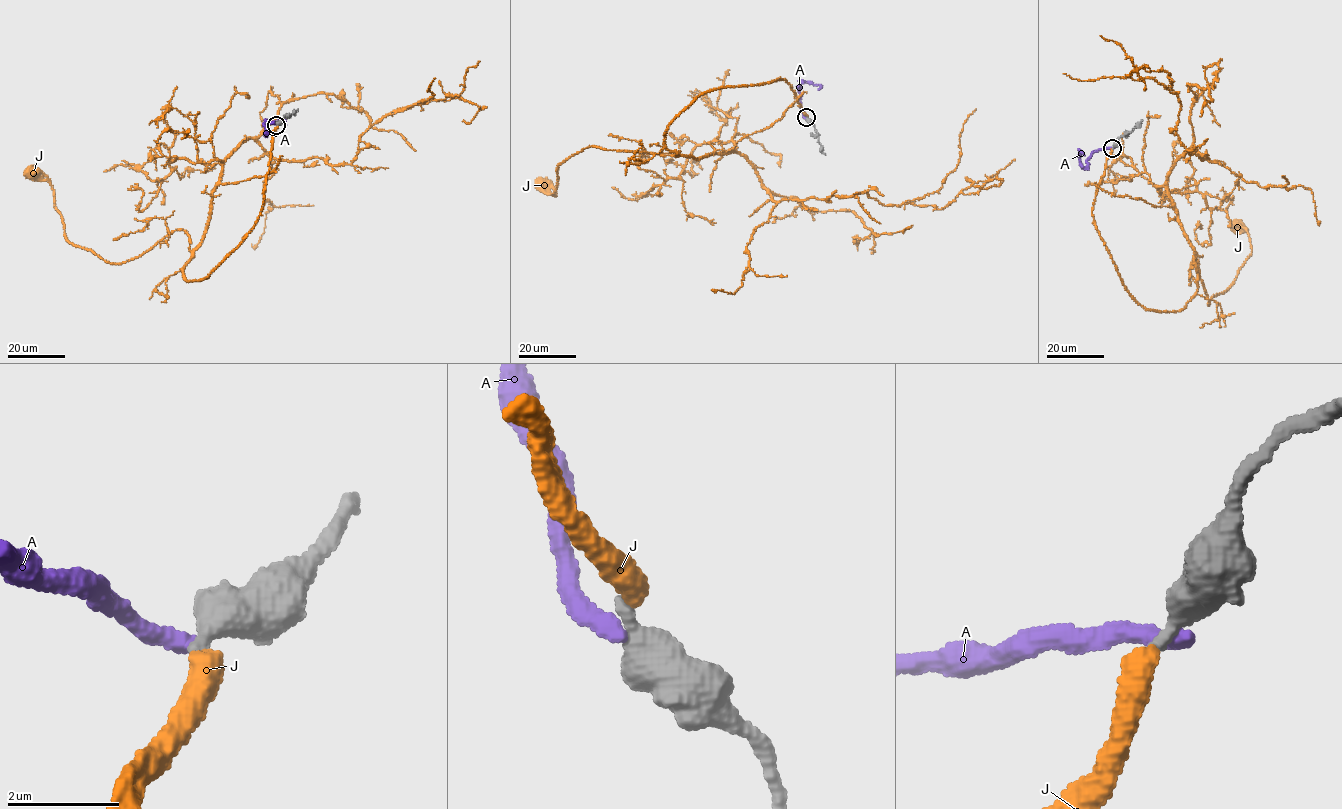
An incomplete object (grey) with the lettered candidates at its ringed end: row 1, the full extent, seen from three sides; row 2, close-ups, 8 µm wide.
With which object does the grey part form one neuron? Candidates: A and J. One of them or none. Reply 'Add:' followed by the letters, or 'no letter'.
Add: no letter

